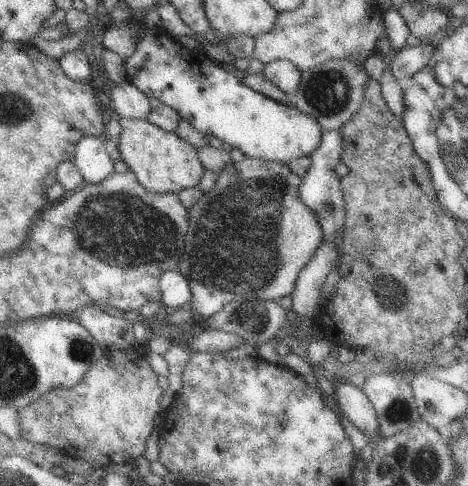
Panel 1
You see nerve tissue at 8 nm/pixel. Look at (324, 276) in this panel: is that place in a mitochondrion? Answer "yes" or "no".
no

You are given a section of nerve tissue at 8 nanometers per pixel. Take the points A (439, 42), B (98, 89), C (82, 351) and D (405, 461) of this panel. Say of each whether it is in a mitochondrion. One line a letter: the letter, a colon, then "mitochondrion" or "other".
A: other
B: other
C: mitochondrion
D: mitochondrion

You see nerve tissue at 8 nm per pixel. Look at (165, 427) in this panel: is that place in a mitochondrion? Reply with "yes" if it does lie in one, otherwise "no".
no

